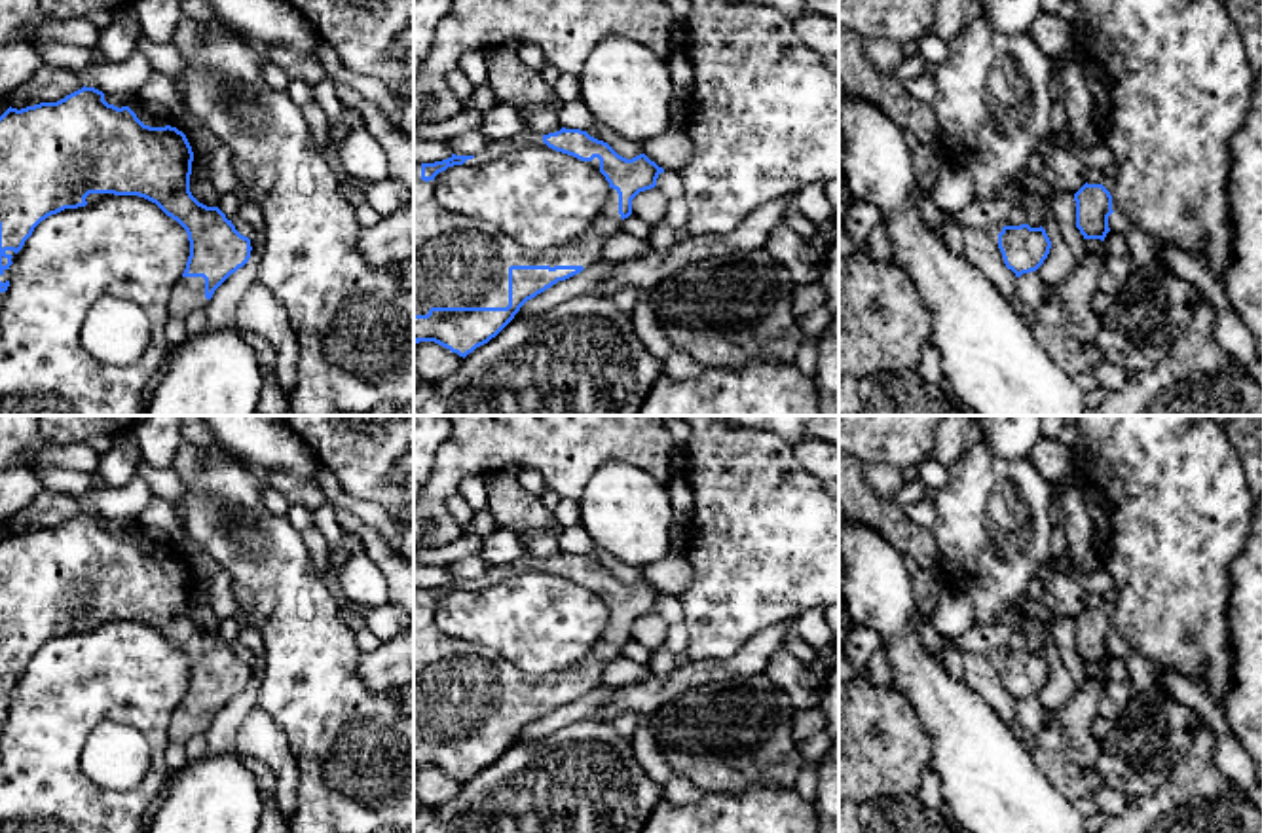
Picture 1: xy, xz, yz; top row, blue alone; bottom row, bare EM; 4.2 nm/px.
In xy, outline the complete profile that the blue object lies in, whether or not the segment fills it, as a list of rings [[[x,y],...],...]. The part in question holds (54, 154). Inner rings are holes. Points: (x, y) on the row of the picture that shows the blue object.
[[[82,87],[57,102],[40,102],[27,108],[8,108],[0,116],[0,309],[8,300],[9,266],[34,228],[51,214],[78,209],[114,195],[139,195],[156,203],[188,233],[190,256],[184,273],[169,292],[169,315],[188,317],[207,307],[214,290],[251,258],[251,239],[241,235],[218,207],[199,203],[190,192],[194,152],[176,127],[144,125],[129,106],[114,106],[95,87]]]

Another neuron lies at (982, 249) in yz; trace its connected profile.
[[[962,228],[962,245],[966,260],[970,260],[1029,323],[1027,309],[1023,307],[1017,292],[1017,277],[1006,268],[998,249],[998,233],[977,228]]]

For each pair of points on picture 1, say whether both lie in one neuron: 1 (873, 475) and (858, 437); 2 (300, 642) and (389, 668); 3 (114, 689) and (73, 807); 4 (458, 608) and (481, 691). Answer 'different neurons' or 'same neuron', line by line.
1: different neurons
2: different neurons
3: same neuron
4: different neurons

